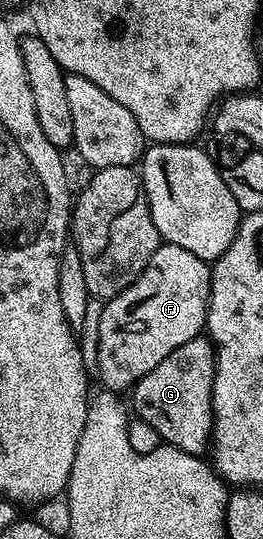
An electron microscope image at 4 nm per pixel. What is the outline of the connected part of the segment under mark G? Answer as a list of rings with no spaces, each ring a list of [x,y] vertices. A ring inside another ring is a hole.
[[[199,336],[180,344],[176,352],[164,356],[148,376],[132,388],[132,410],[144,424],[152,424],[160,432],[163,443],[189,454],[207,453],[214,433],[212,384],[214,383],[214,344],[209,337]],[[206,450],[206,451],[205,451]]]

